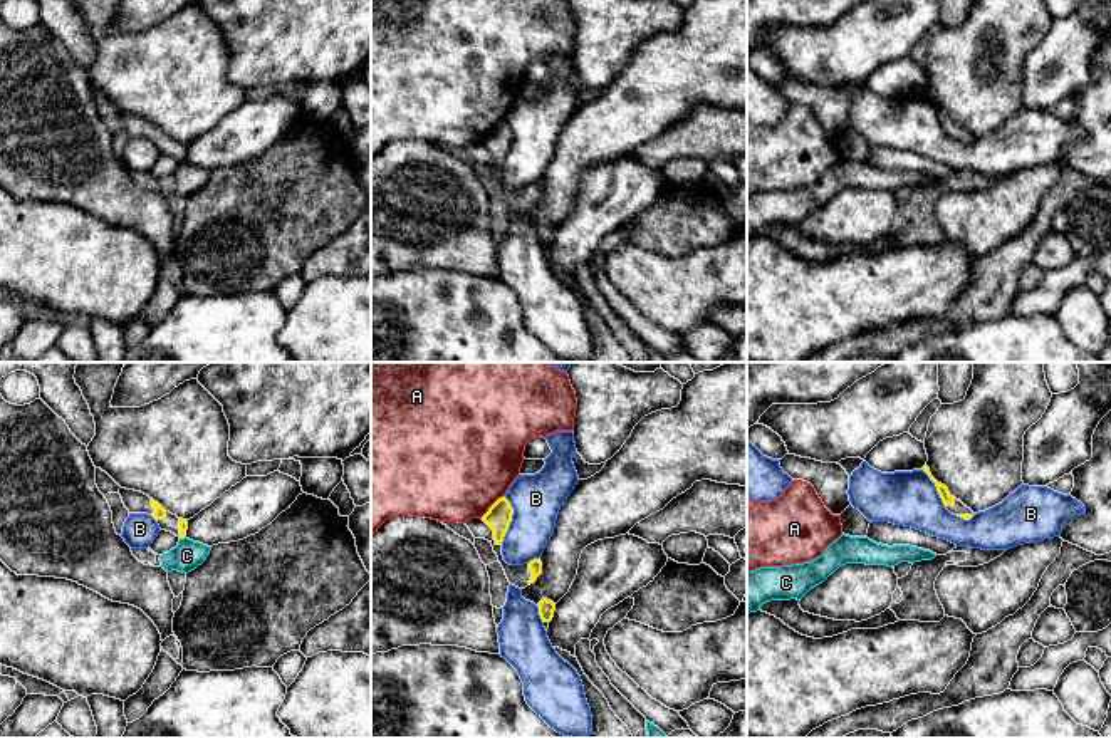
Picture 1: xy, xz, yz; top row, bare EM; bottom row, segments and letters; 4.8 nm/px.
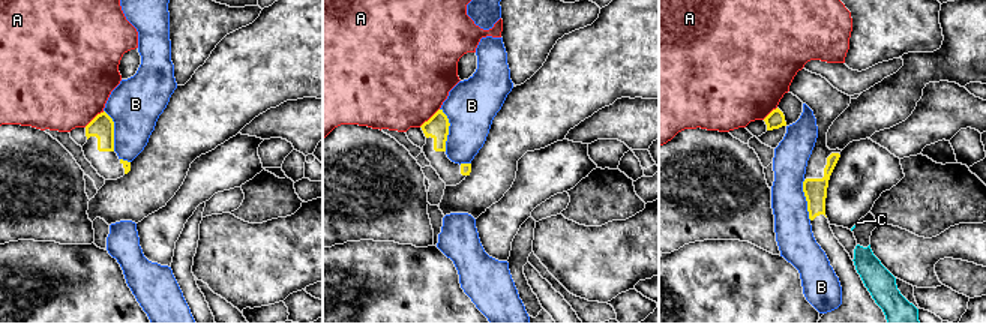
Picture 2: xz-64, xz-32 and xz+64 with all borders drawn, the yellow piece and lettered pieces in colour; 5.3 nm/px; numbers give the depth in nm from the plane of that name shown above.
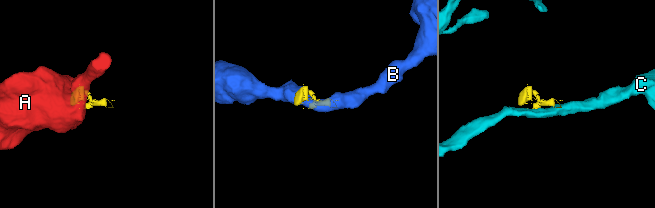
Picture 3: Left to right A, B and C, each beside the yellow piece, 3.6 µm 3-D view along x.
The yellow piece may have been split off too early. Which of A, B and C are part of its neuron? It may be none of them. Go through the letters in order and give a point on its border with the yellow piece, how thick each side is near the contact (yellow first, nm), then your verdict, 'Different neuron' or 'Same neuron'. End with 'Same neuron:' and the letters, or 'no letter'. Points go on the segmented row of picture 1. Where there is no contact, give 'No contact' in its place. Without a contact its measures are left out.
A: Touches yellow at xz (492, 505). Thickness 120 nm (yellow) against 500 nm. Different neuron
B: Touches yellow at xz (511, 520). Thickness 120 nm (yellow) against 240 nm. Different neuron
C: Touches yellow at xy (182, 537). Thickness 50 nm (yellow) against 150 nm. Different neuron
Same neuron: no letter

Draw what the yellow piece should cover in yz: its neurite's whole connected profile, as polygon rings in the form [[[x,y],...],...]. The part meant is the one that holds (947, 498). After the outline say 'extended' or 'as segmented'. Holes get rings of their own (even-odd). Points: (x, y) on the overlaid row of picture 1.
[[[926,465],[923,466],[923,471],[925,471],[925,473],[930,476],[930,480],[935,483],[936,491],[938,491],[938,495],[940,495],[940,498],[941,498],[945,508],[947,508],[950,513],[953,513],[953,515],[957,515],[957,517],[960,517],[960,518],[963,518],[963,520],[970,520],[970,518],[973,517],[973,512],[972,512],[970,508],[967,508],[960,500],[957,500],[955,496],[952,496],[950,491],[948,491],[948,488],[947,488],[945,485],[938,483],[938,481],[931,476],[930,468],[928,468]]] | extended

